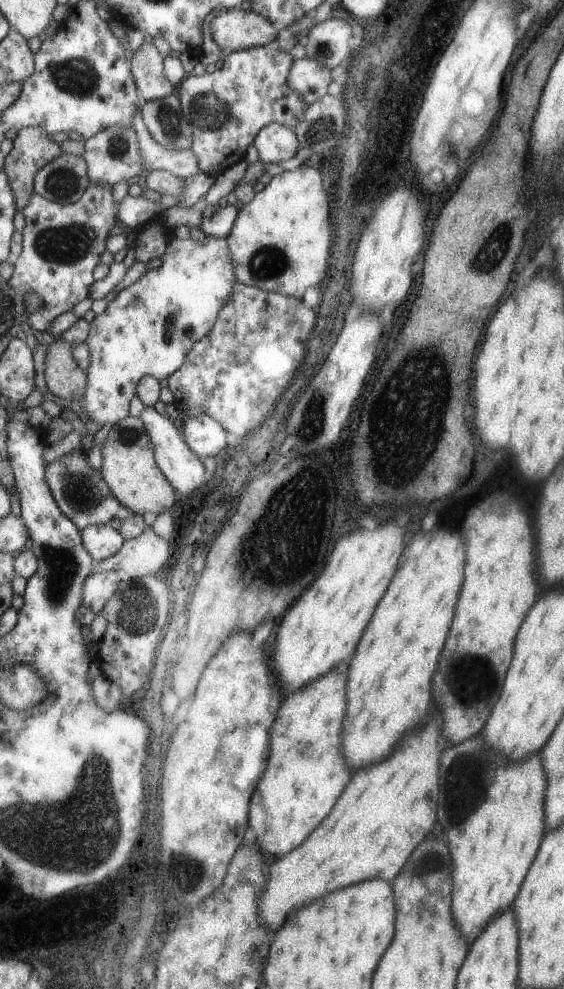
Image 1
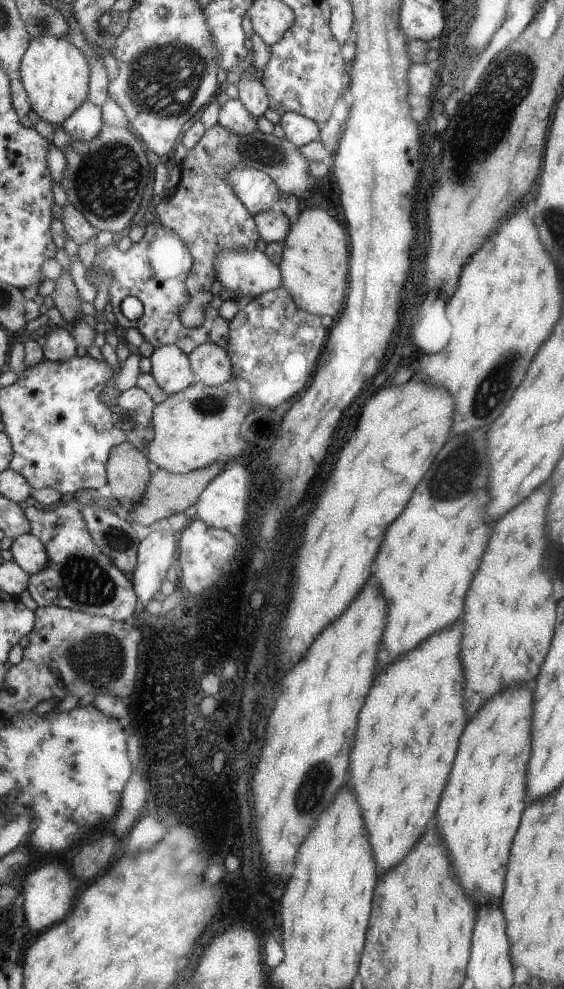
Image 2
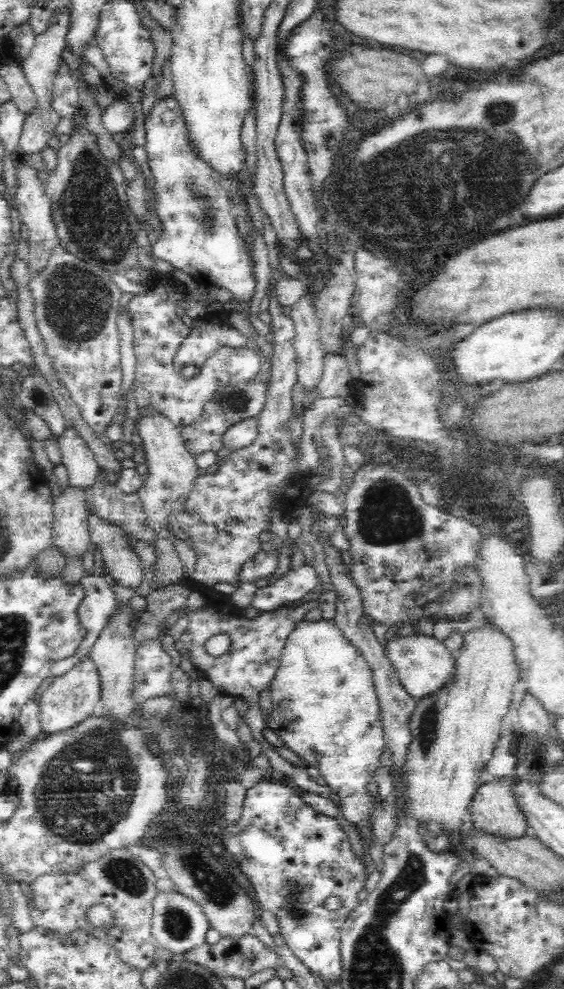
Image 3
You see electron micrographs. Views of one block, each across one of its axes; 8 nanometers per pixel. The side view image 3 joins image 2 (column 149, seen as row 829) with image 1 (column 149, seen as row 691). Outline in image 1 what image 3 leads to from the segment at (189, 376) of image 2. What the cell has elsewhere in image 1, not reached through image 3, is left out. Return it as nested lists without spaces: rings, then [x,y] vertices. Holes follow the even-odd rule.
[[[204,236],[202,241],[191,238],[172,237],[167,242],[168,250],[161,256],[162,263],[129,284],[116,294],[105,312],[96,315],[90,322],[90,335],[87,340],[91,351],[91,366],[88,370],[87,392],[81,408],[89,416],[87,429],[105,424],[115,426],[127,418],[129,400],[137,391],[139,379],[152,376],[155,380],[168,377],[178,370],[186,360],[186,355],[198,340],[209,334],[218,318],[218,312],[234,291],[235,270],[231,264],[230,248],[225,238]]]

